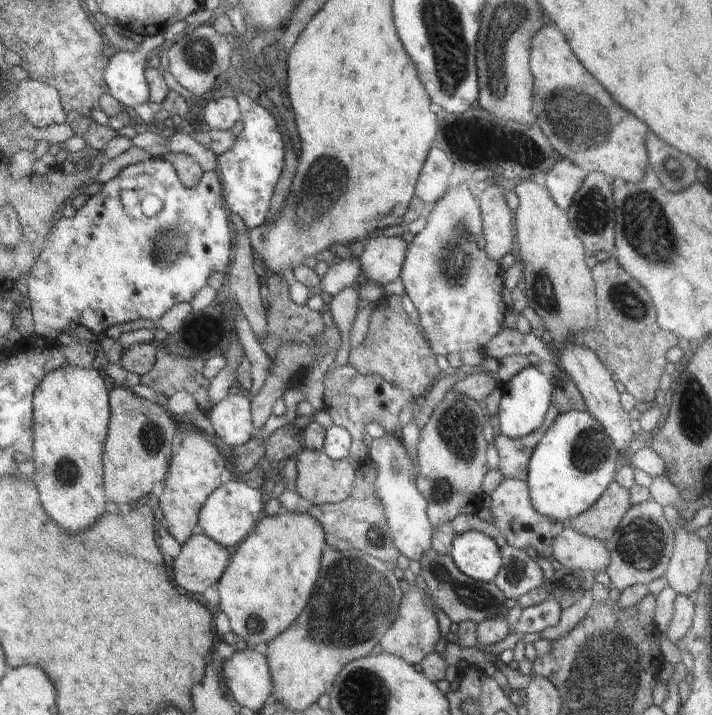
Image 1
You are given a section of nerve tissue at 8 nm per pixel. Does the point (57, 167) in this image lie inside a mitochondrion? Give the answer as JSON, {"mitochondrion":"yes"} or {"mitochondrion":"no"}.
{"mitochondrion":"no"}

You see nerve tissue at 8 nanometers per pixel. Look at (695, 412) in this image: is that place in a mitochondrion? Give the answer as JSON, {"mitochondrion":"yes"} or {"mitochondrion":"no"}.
{"mitochondrion":"yes"}

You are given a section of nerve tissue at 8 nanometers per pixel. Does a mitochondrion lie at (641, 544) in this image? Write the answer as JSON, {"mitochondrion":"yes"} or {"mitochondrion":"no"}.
{"mitochondrion":"yes"}

